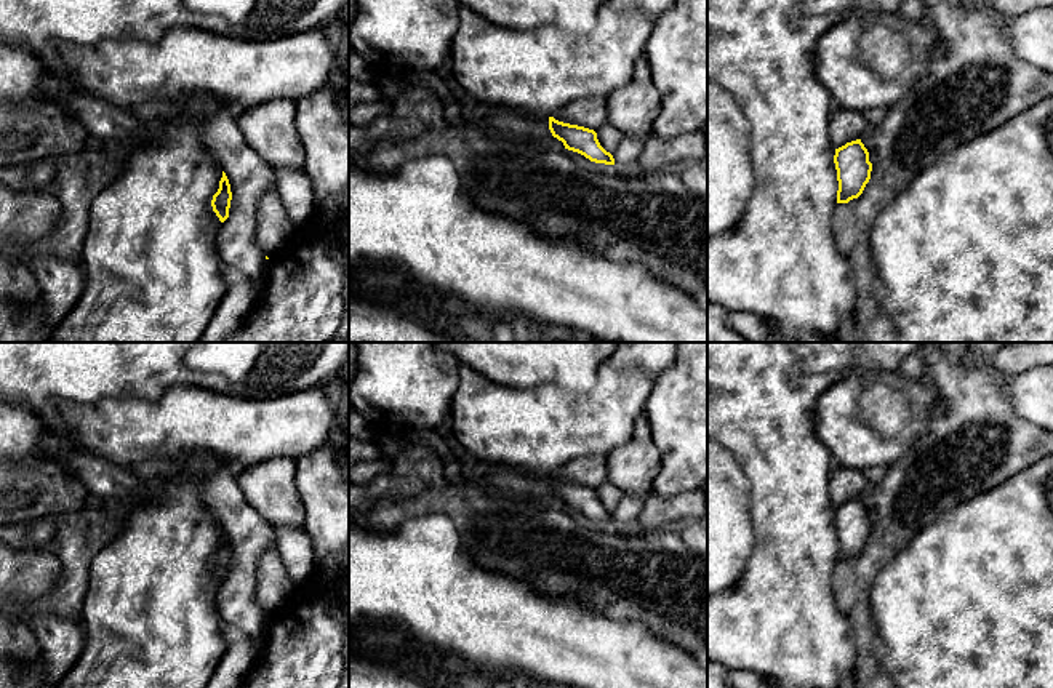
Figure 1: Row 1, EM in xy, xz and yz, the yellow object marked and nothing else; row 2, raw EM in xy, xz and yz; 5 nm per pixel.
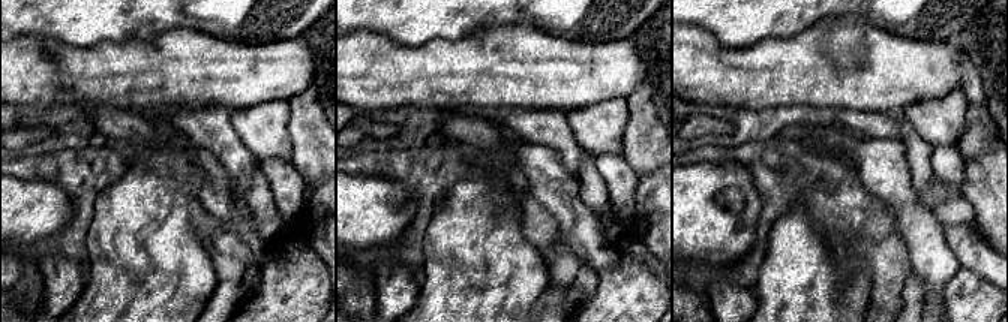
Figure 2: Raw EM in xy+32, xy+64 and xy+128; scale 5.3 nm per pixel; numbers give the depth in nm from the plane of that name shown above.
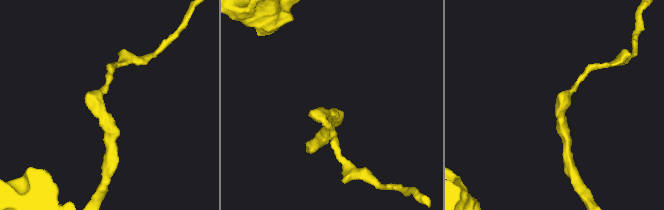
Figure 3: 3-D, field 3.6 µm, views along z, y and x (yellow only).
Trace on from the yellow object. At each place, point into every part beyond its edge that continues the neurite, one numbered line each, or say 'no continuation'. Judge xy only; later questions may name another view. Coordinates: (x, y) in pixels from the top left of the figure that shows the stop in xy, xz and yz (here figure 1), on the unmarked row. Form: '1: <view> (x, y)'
no continuation

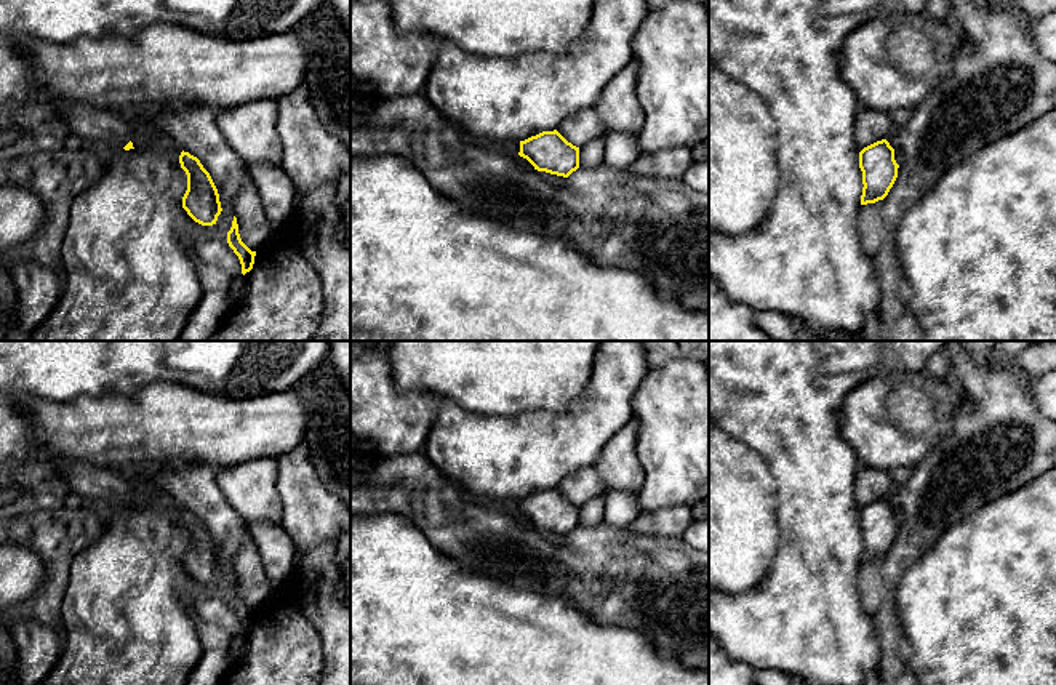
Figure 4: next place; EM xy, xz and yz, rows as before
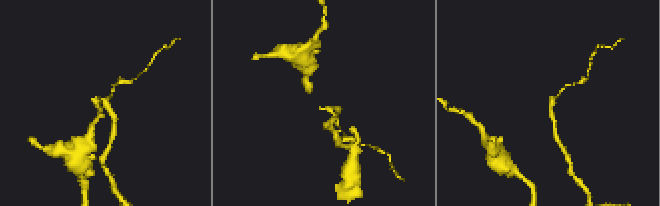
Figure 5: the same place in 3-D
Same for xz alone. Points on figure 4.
no continuation

